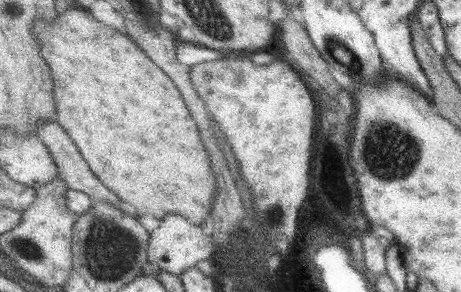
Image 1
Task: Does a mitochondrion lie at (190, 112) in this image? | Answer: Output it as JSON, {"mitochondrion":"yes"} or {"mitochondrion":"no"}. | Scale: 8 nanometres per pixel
{"mitochondrion":"no"}

